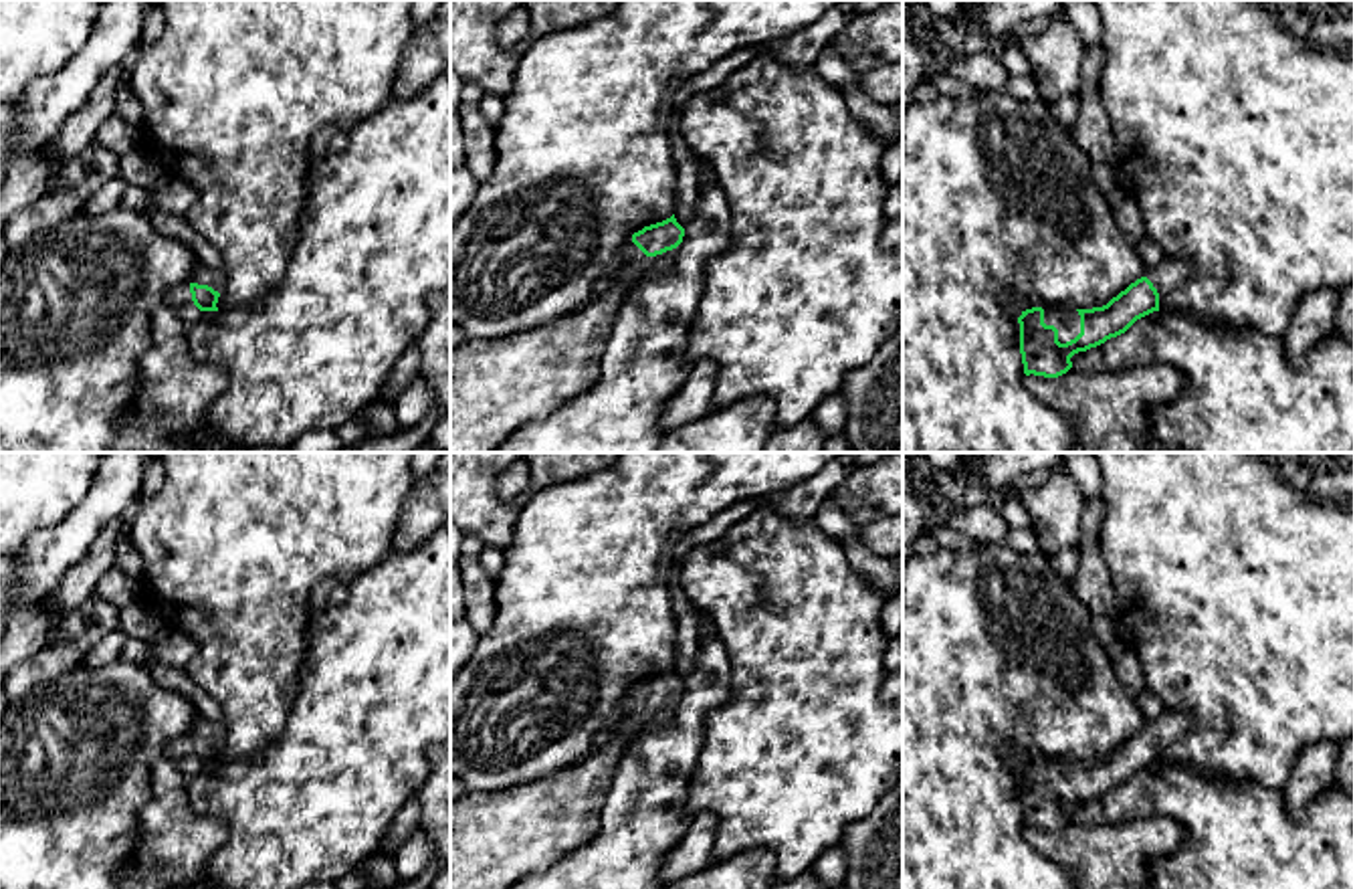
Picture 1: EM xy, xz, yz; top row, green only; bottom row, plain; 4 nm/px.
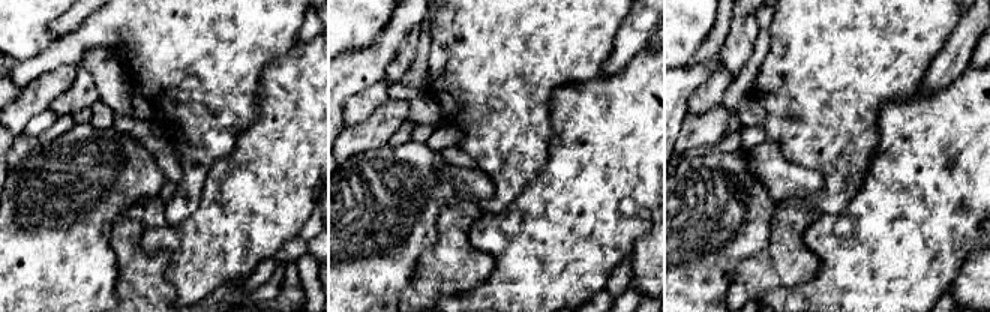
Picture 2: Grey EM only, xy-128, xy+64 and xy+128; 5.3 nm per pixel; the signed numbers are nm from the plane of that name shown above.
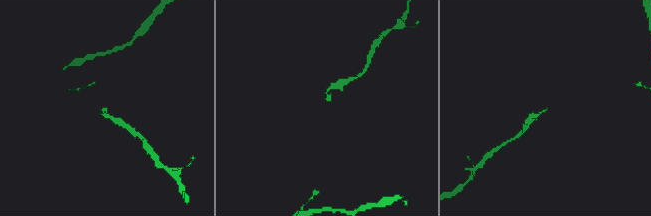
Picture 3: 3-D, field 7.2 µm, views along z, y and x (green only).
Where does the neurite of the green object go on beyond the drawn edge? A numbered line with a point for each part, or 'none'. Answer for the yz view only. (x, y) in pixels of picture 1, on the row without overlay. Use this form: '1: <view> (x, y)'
1: yz (1168, 728)
2: yz (1067, 774)

